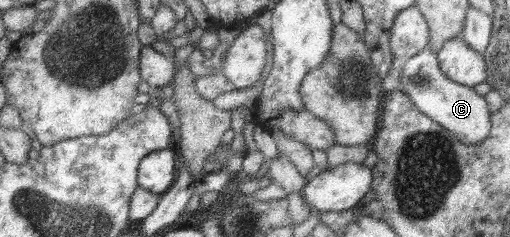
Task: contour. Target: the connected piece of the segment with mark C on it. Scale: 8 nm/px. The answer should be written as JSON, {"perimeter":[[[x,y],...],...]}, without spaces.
{"perimeter":[[[432,50],[420,51],[408,59],[402,67],[399,81],[399,91],[412,99],[416,109],[451,131],[462,143],[480,144],[490,134],[492,129],[491,112],[484,96],[478,95],[472,87],[466,87],[462,83],[456,83],[449,79],[441,71],[437,53]]]}

